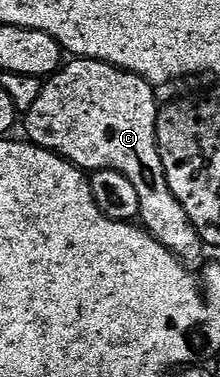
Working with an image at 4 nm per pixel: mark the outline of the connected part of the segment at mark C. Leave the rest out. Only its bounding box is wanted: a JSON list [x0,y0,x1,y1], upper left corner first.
[24,58,204,268]

